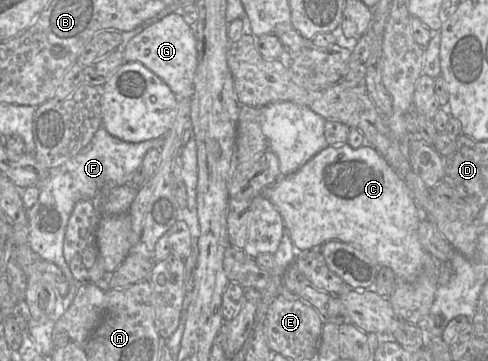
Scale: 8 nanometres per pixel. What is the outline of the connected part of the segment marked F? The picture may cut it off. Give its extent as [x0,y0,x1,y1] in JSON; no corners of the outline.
[27,126,164,310]

